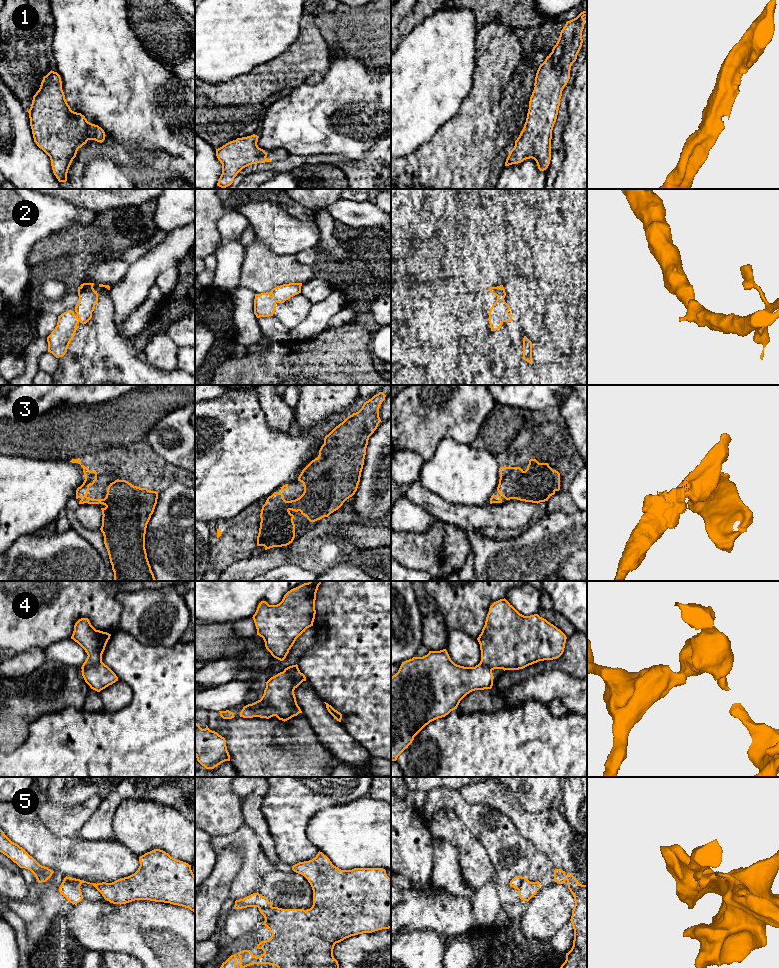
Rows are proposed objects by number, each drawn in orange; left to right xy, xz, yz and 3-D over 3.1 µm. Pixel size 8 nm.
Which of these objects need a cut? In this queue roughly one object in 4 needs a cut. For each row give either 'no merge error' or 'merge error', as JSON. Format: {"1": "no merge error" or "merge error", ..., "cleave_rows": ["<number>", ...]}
{"1": "no merge error", "2": "no merge error", "3": "no merge error", "4": "merge error", "5": "merge error", "cleave_rows": ["4", "5"]}

